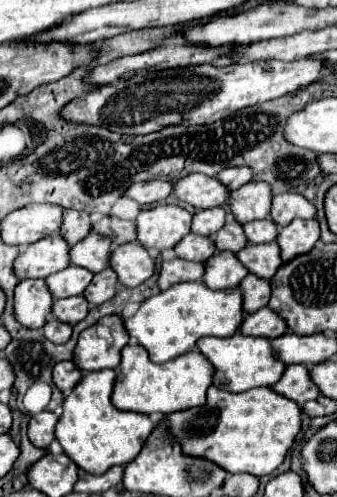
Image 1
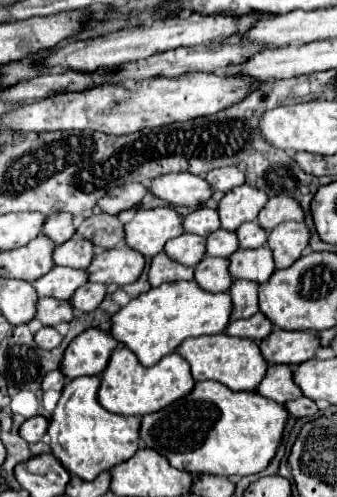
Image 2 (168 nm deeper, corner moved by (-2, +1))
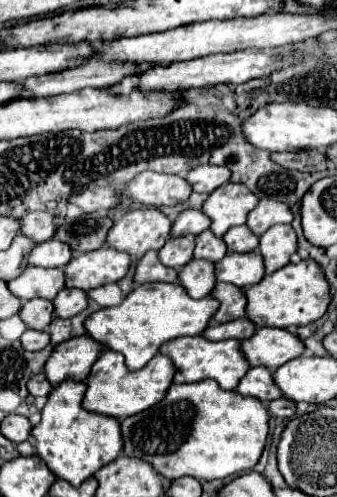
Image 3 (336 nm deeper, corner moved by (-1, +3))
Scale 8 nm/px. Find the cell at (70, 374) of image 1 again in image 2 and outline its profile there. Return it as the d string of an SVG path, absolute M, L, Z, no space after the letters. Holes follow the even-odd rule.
M54 370L54 372L50 372L44 380L42 380L42 390L46 392L46 390L62 390L64 388L64 384L66 384L66 378L60 374L60 370Z

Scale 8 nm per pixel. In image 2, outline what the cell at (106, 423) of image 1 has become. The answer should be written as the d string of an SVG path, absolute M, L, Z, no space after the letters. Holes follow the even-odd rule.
M84 376L70 380L62 388L62 396L52 412L48 436L52 454L60 464L74 476L82 480L94 480L100 472L126 462L138 450L138 418L120 416L104 410L98 404L98 376Z

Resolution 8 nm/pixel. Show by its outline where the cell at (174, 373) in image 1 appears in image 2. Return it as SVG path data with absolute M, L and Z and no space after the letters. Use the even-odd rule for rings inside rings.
M116 348L110 356L110 362L106 370L100 374L102 382L98 388L98 402L102 408L114 414L124 416L144 416L158 412L160 408L166 408L170 402L186 396L188 390L194 388L194 378L190 376L190 366L186 366L186 360L180 358L180 354L172 352L164 356L156 366L144 368L130 350Z

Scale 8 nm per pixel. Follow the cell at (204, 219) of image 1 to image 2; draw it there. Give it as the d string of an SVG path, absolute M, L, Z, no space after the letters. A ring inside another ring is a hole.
M196 208L194 212L190 212L188 216L184 216L184 232L190 232L190 234L198 234L198 236L210 236L214 230L220 228L220 222L218 222L218 212L212 210L212 208Z

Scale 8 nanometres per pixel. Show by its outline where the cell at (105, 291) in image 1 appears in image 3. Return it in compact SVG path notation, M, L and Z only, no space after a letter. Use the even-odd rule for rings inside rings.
M65 288L63 292L59 292L55 296L53 304L55 304L55 314L59 318L73 318L87 308L89 294L77 290L77 288Z

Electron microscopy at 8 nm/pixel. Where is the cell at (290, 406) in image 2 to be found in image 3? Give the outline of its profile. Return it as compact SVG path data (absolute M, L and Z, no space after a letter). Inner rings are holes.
M283 396L283 398L277 398L269 404L269 412L277 418L291 418L297 412L297 404Z

